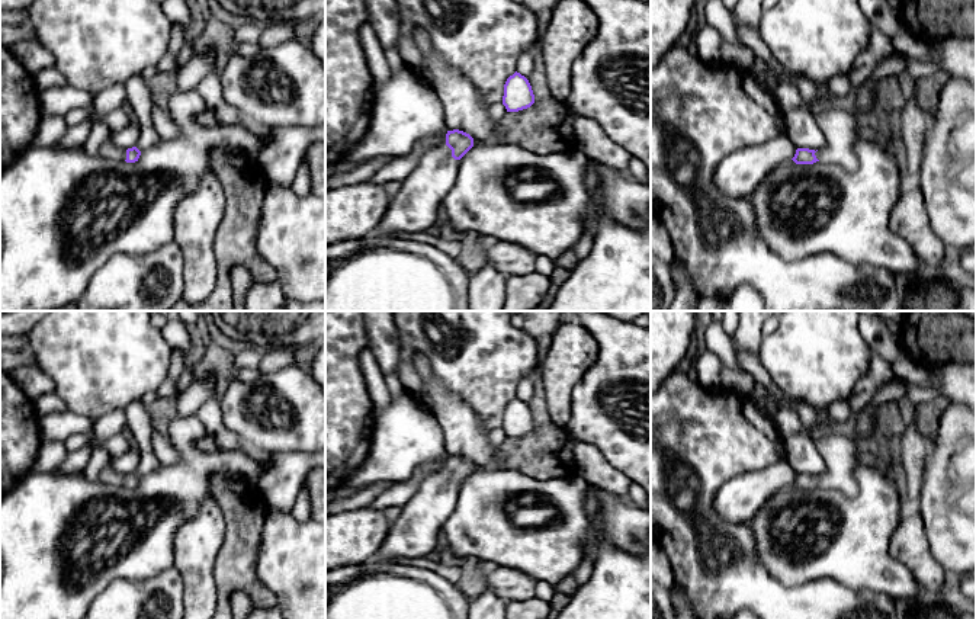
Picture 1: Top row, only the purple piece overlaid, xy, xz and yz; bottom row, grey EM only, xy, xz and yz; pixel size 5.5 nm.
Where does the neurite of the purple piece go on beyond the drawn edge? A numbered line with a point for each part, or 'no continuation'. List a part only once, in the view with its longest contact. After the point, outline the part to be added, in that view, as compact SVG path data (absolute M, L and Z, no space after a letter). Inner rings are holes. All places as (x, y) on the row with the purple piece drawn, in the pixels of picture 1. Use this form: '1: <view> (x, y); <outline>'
1: xz (414, 208); M447 145L427 150L412 173L401 182L401 189L391 198L379 230L382 235L427 231L437 219L439 209L458 180L458 160Z

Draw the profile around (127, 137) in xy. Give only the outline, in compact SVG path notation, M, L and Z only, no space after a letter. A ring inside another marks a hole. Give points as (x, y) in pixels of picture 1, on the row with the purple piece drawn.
M131 116L131 121L119 131L112 131L103 121L99 121L93 124L90 135L80 148L89 155L99 155L100 148L106 142L128 150L137 145L139 135L141 128L134 116Z

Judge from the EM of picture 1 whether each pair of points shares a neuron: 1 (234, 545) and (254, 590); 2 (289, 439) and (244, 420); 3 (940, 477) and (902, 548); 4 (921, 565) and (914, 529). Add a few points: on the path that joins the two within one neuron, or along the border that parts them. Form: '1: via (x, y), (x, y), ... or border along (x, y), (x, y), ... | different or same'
1: via (237, 557), (237, 570), (246, 579) | same
2: via (278, 427), (270, 420), (256, 420) | same
3: border along (920, 515), (928, 548) | different
4: via (917, 557), (914, 552), (914, 538) | same

